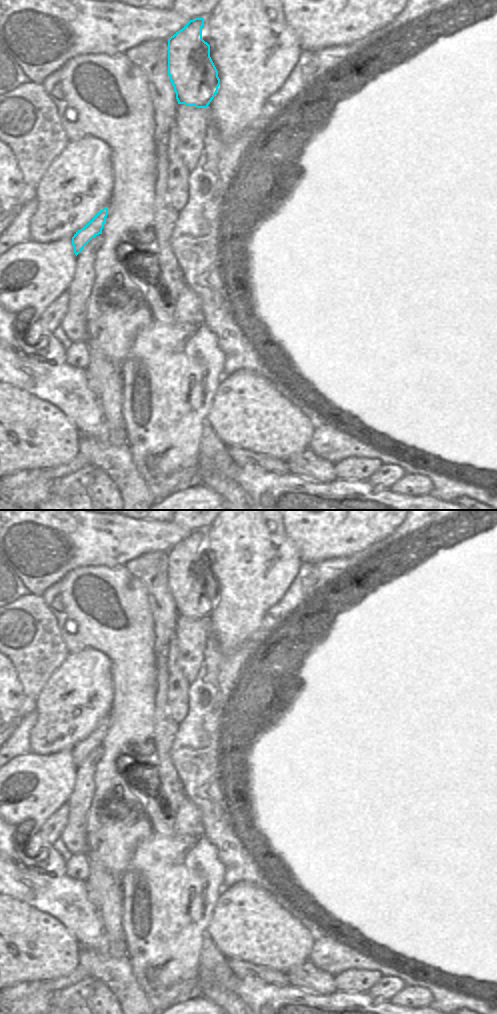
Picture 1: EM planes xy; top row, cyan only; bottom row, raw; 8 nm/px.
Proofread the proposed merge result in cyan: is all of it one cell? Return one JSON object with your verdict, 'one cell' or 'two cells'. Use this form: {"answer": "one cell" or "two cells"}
{"answer": "one cell"}

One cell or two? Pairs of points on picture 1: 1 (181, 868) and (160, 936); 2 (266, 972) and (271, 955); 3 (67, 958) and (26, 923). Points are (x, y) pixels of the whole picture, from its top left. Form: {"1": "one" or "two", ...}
{"1": "one", "2": "two", "3": "one"}

